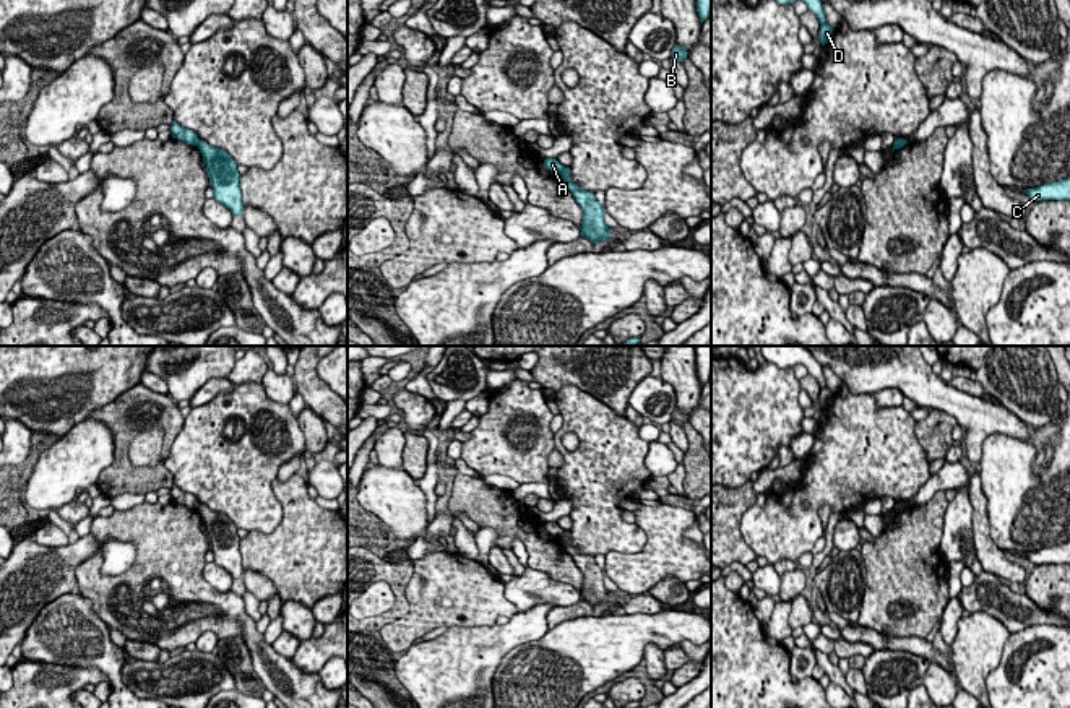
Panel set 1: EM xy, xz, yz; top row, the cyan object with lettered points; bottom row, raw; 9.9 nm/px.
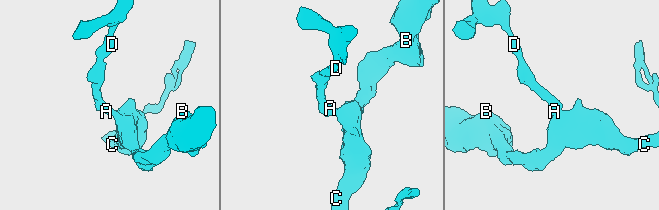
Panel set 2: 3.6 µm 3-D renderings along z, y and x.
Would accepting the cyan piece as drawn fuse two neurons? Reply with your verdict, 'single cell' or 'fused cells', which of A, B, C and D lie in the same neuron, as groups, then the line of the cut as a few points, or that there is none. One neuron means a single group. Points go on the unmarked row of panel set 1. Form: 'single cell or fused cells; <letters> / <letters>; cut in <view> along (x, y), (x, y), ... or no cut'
fused cells; A D / B C; cut in xz along (565, 531), (560, 538)

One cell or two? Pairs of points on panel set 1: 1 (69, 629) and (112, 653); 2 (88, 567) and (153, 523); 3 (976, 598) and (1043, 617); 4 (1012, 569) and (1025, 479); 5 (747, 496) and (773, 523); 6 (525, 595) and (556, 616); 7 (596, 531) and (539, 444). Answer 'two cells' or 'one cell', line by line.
1: one cell
2: one cell
3: one cell
4: two cells
5: two cells
6: two cells
7: two cells

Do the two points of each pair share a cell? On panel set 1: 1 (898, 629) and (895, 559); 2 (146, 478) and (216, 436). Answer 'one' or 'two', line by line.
1: one
2: two

